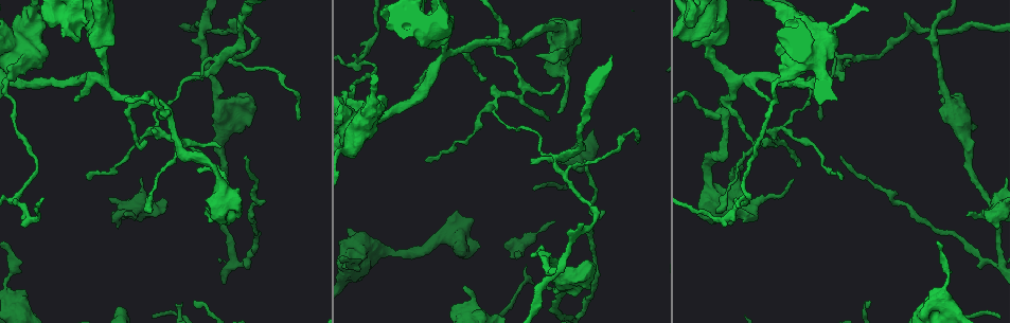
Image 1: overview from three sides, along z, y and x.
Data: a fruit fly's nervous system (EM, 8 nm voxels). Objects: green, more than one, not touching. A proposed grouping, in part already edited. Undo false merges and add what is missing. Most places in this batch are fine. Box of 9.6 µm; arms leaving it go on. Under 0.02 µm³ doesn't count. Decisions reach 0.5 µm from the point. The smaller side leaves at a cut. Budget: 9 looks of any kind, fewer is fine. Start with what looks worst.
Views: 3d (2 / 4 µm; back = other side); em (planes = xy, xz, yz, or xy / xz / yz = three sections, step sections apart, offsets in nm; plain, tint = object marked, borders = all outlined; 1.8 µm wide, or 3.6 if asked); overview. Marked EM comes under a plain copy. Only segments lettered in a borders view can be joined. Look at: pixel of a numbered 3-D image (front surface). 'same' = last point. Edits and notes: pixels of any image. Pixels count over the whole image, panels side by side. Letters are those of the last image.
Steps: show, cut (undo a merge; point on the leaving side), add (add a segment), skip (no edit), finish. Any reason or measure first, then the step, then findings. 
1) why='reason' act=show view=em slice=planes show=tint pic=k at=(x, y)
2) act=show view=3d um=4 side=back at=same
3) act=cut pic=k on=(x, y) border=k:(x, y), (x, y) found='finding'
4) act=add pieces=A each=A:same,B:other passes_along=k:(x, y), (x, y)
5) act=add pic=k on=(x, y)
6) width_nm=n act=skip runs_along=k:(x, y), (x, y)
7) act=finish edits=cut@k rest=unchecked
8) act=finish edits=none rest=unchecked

why='four-way junction' act=show view=3d um=4 side=back pic=1 at=(222, 59)

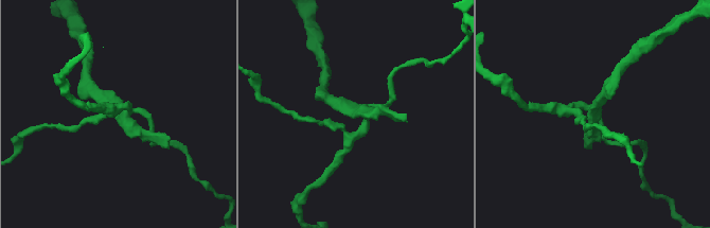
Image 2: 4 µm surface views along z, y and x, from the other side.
arms=4 act=show view=em slice=yz step=16 show=borders pic=2 at=(358, 110)

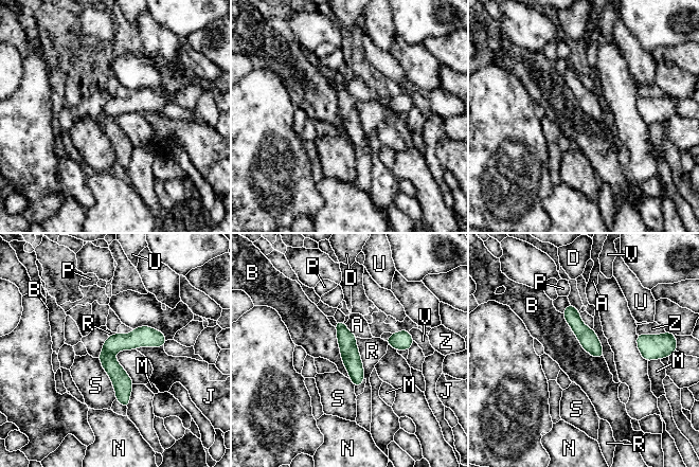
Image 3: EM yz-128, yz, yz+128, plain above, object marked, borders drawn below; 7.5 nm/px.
why='another direction' act=show view=em slice=planes show=borders at=same

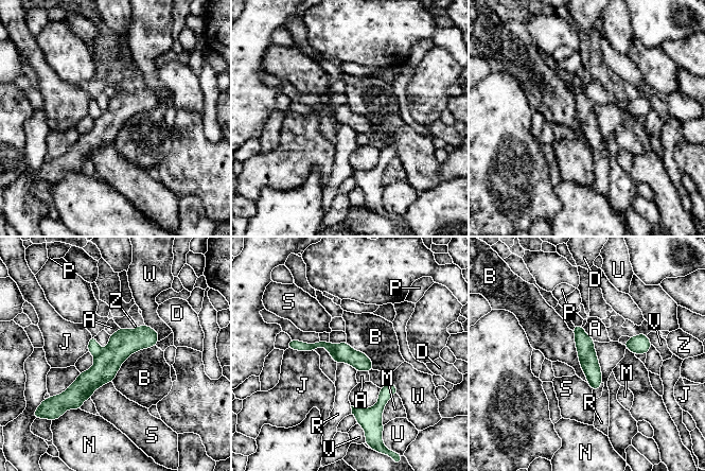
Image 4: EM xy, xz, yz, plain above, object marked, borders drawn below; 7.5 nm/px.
width_nm=140 longest_contact=B:440nm act=cut pic=4 on=(344, 352) each=A:other,B:other,D:other,J:other,M:other,N:other,P:other,R:other,S:other,U:other,V:other,W:other,Z:other found='two neurons meet here'

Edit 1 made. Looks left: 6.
act=show view=overview

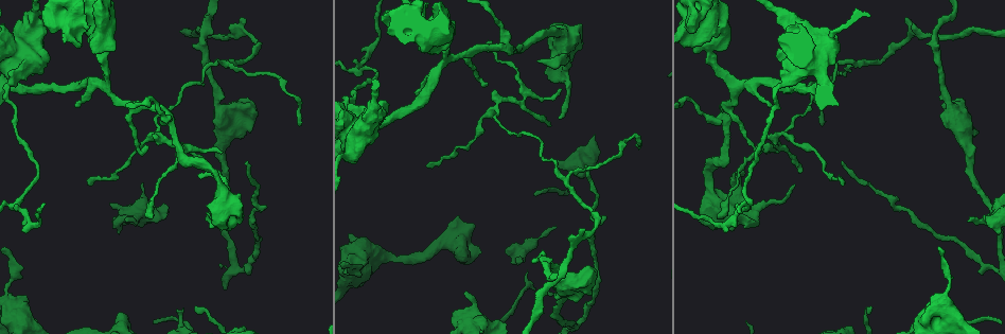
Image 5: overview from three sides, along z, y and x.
act=show view=em slice=planes show=borders pic=5 at=(17, 203)

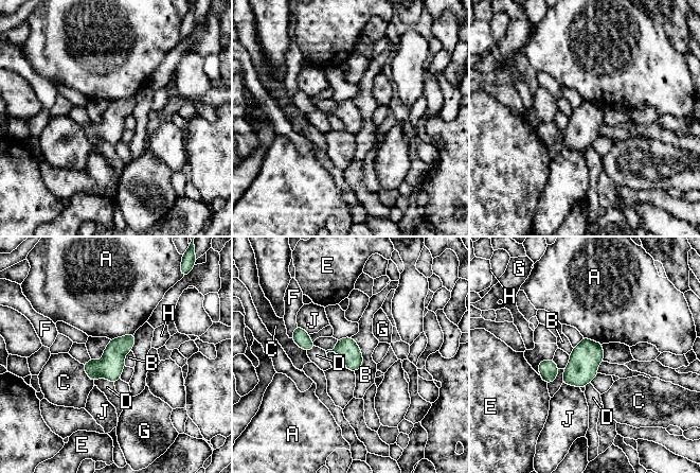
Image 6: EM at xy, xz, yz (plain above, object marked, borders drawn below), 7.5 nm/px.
longest_contact=B:280nm act=skip each=A:other,B:other,C:other,D:other,E:other,F:other,G:other,H:other,J:other border=6:(351, 337), (362, 356), (355, 372) found='continuous, no second neuron'

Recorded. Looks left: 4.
why='branch stops here' act=show view=3d um=2 pic=5 at=(127, 222)

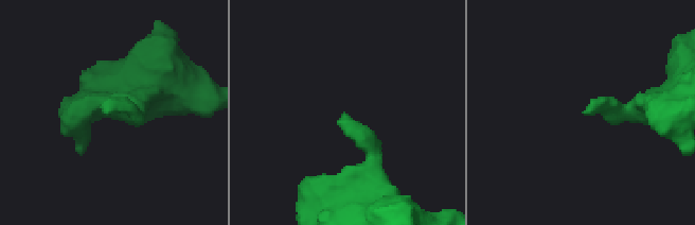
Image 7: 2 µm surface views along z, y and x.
act=show view=em slice=planes show=tint pic=7 at=(343, 119)

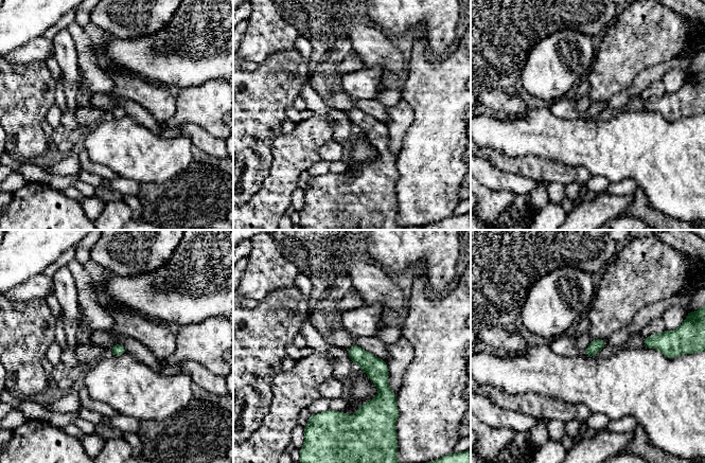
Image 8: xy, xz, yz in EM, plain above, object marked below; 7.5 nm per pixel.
act=show view=em slice=planes show=borders at=same

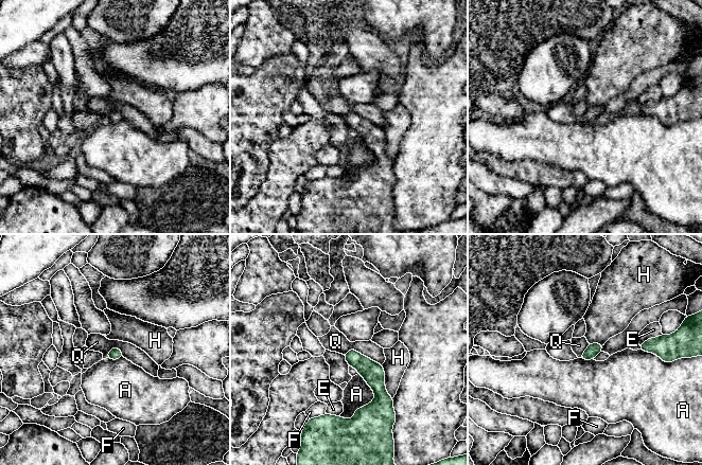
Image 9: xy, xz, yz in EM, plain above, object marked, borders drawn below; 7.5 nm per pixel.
act=skip each=A:other,E:other,F:other,H:other,Q:other runs_along=9:(351, 352), (379, 388), (379, 399), (361, 415) found='none of them fits'

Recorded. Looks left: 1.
act=finish edits=cut@4 rest=unchecked

